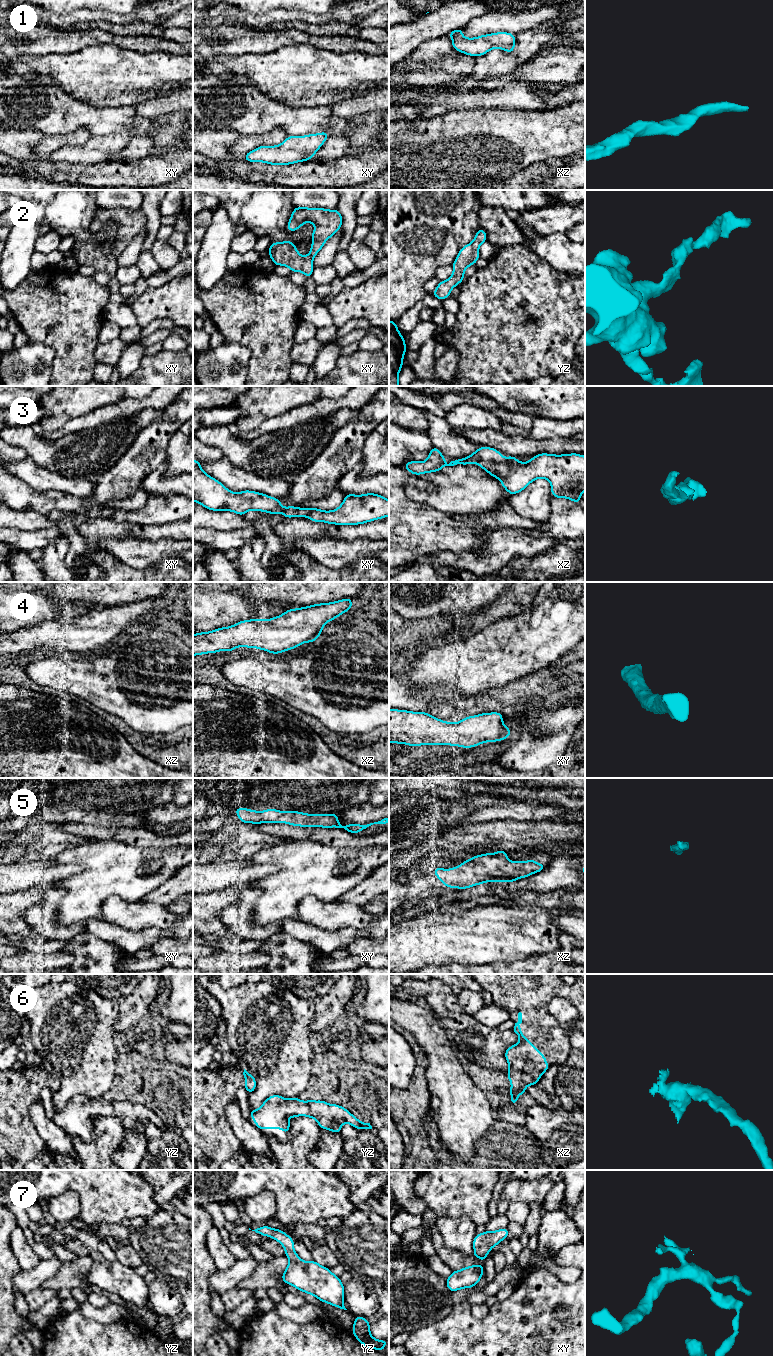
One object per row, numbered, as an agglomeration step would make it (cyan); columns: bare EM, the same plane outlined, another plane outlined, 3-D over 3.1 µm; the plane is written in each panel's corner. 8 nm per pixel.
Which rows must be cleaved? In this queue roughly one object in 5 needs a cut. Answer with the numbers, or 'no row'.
no row

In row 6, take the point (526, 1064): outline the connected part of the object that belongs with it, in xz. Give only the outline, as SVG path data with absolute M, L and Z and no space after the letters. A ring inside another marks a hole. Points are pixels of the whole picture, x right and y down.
M519 1012L518 1022L512 1028L519 1036L519 1042L505 1051L505 1058L509 1064L506 1074L511 1082L508 1093L512 1096L512 1105L518 1103L517 1097L526 1092L528 1085L537 1085L542 1074L550 1068L546 1057L522 1034L522 1029L518 1026L521 1023L522 1013Z

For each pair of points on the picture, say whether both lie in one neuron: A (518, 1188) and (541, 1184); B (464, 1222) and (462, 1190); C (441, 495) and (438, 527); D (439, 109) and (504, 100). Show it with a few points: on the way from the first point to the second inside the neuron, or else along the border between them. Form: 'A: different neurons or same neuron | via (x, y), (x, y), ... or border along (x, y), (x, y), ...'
A: same neuron | via (524, 1188), (535, 1188)
B: different neurons | border along (441, 1216), (460, 1217), (467, 1215), (476, 1225)
C: different neurons | border along (417, 502), (423, 502), (454, 516)
D: same neuron | via (455, 101), (488, 100)

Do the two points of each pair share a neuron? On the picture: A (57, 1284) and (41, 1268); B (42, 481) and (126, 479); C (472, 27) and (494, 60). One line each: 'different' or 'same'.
A: different
B: different
C: different

